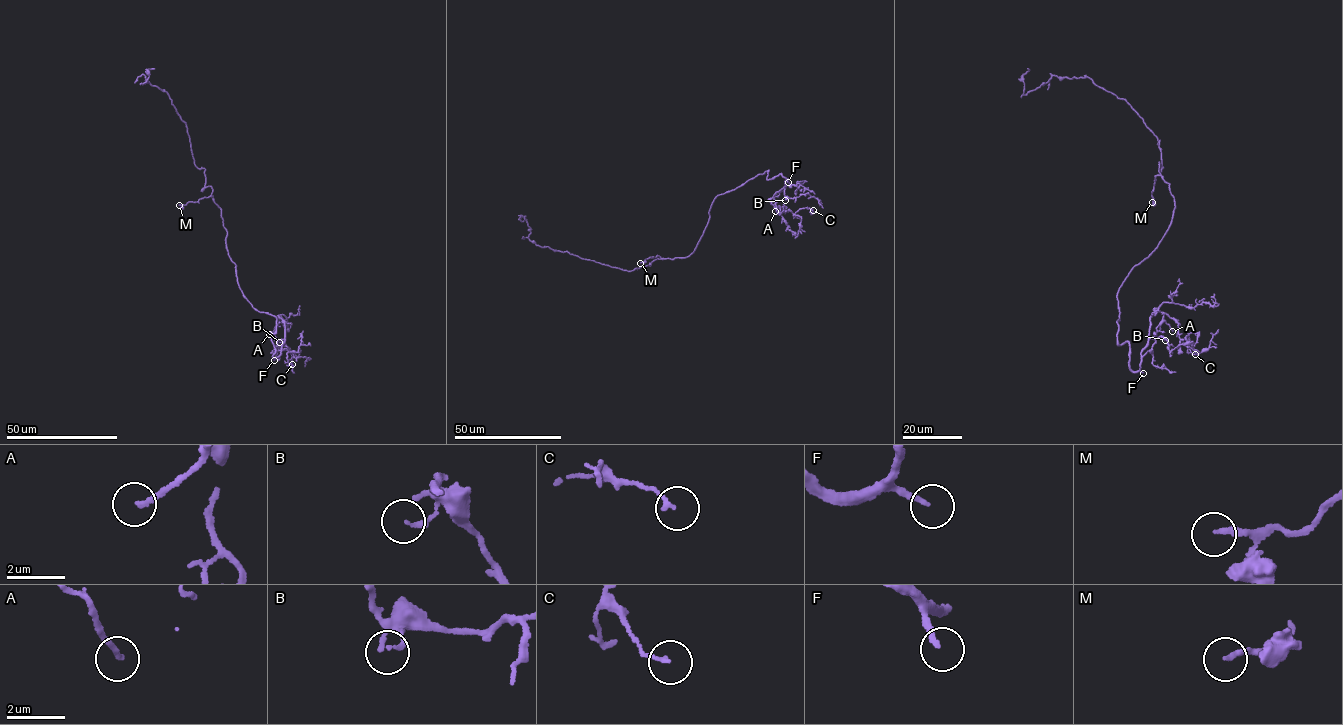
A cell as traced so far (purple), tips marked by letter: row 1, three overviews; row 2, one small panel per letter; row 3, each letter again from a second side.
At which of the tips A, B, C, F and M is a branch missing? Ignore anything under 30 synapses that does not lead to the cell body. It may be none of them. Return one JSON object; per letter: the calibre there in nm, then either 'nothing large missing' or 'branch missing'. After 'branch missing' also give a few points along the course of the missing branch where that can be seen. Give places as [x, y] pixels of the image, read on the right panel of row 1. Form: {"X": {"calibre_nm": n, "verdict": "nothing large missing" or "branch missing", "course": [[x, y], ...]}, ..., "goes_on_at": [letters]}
{"A": {"calibre_nm": 160, "verdict": "branch missing", "course": [[1172, 331], [1179, 332], [1181, 341], [1189, 347], [1207, 350], [1211, 346]]}, "B": {"calibre_nm": 150, "verdict": "nothing large missing"}, "C": {"calibre_nm": 120, "verdict": "nothing large missing"}, "F": {"calibre_nm": 160, "verdict": "branch missing", "course": [[1143, 373], [1151, 355], [1157, 352], [1177, 372], [1184, 372], [1202, 386], [1204, 377], [1211, 376]]}, "M": {"calibre_nm": 160, "verdict": "nothing large missing"}, "goes_on_at": ["A", "F"]}

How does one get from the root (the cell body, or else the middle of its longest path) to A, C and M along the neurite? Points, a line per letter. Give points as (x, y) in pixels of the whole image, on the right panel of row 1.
A: (1157, 248), (1117, 294), (1117, 341), (1129, 343), (1133, 371), (1140, 367), (1152, 313), (1163, 313), (1172, 331)
C: (1157, 248), (1119, 289), (1117, 341), (1129, 343), (1129, 366), (1139, 370), (1156, 310), (1178, 323), (1195, 354)
M: (1157, 248), (1170, 224), (1175, 205), (1169, 185), (1160, 175), (1154, 180), (1152, 202)

